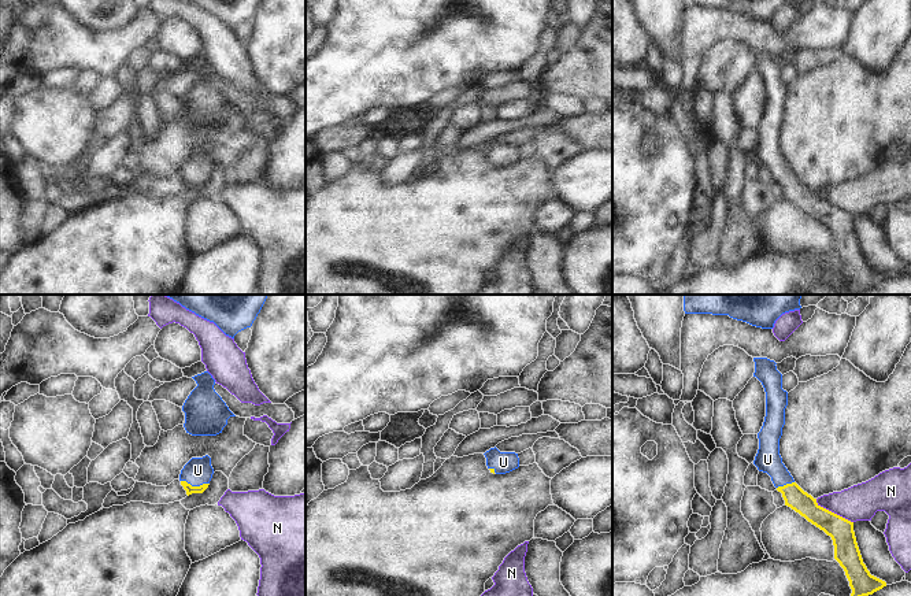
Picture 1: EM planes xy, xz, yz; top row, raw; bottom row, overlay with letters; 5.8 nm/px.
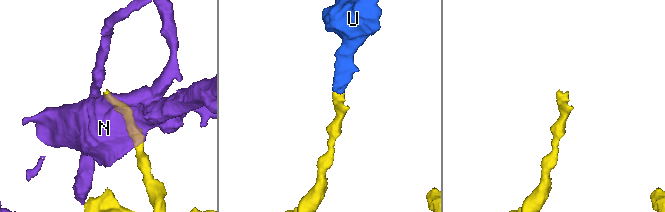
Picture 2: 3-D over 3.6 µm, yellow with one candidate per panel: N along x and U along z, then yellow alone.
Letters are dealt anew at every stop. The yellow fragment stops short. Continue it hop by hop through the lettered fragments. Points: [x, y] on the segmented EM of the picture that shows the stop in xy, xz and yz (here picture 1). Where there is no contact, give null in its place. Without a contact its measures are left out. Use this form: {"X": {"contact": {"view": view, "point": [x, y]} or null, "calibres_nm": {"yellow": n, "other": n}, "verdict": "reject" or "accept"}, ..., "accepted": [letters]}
{"N": {"contact": {"view": "yz", "point": [833, 513]}, "calibres_nm": {"yellow": 150, "other": 220}, "verdict": "reject"}, "U": {"contact": {"view": "xy", "point": [195, 487]}, "calibres_nm": {"yellow": 50, "other": 160}, "verdict": "accept"}, "accepted": ["U"]}

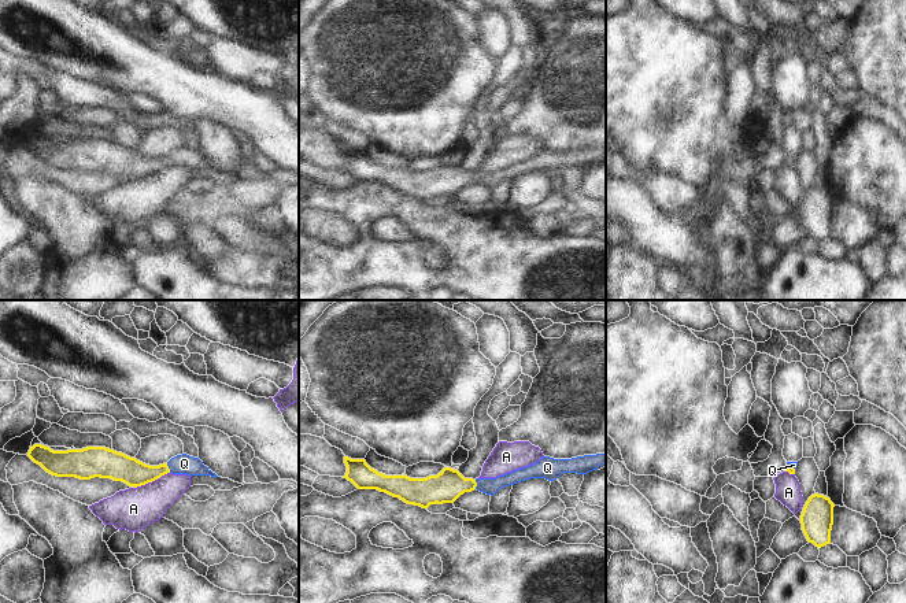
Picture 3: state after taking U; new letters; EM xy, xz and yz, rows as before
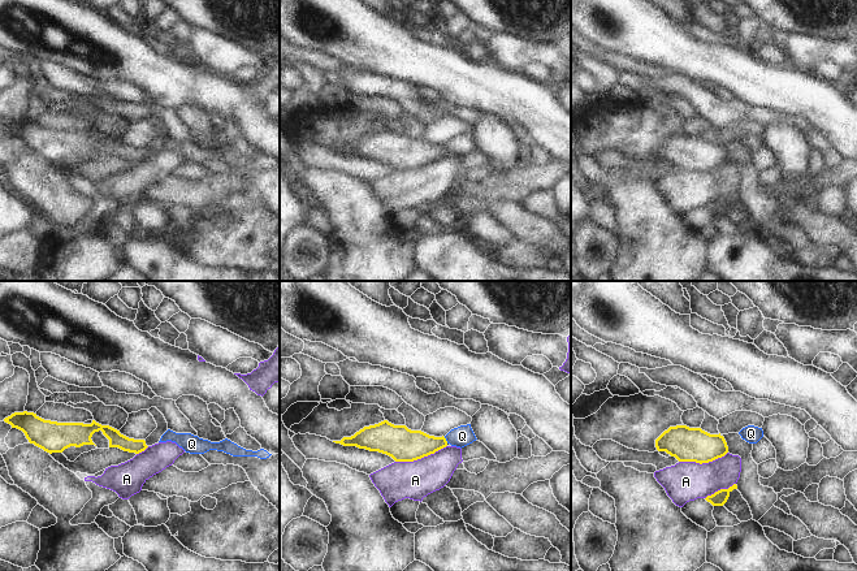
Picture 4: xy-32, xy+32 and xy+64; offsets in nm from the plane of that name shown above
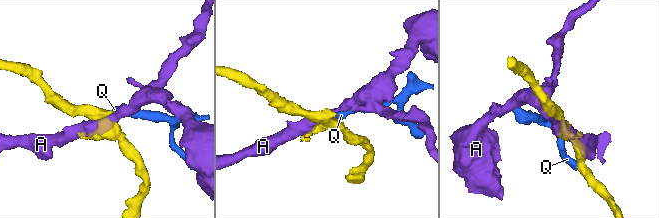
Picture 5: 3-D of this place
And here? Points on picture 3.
{"A": {"contact": {"view": "xy", "point": [151, 481]}, "calibres_nm": {"yellow": 160, "other": 240}, "verdict": "reject"}, "Q": {"contact": {"view": "xy", "point": [167, 468]}, "calibres_nm": {"yellow": 160, "other": 120}, "verdict": "accept"}, "accepted": ["Q"]}

